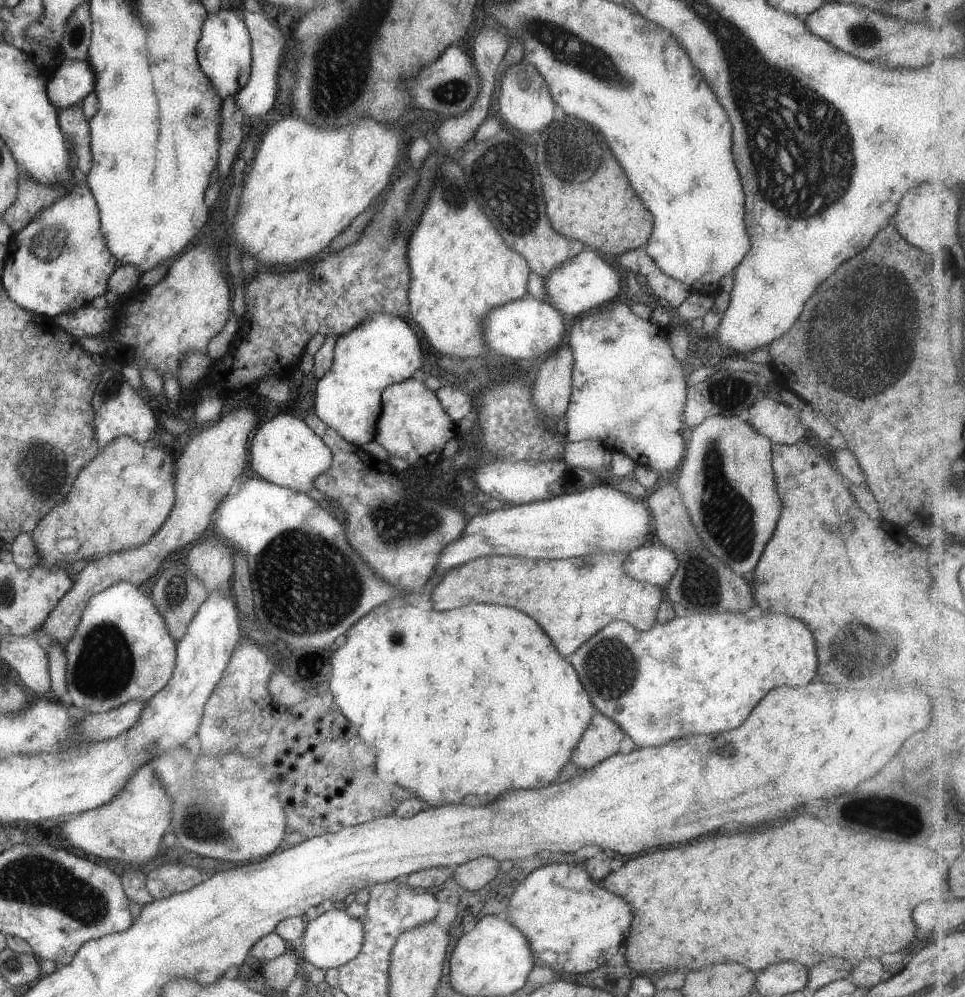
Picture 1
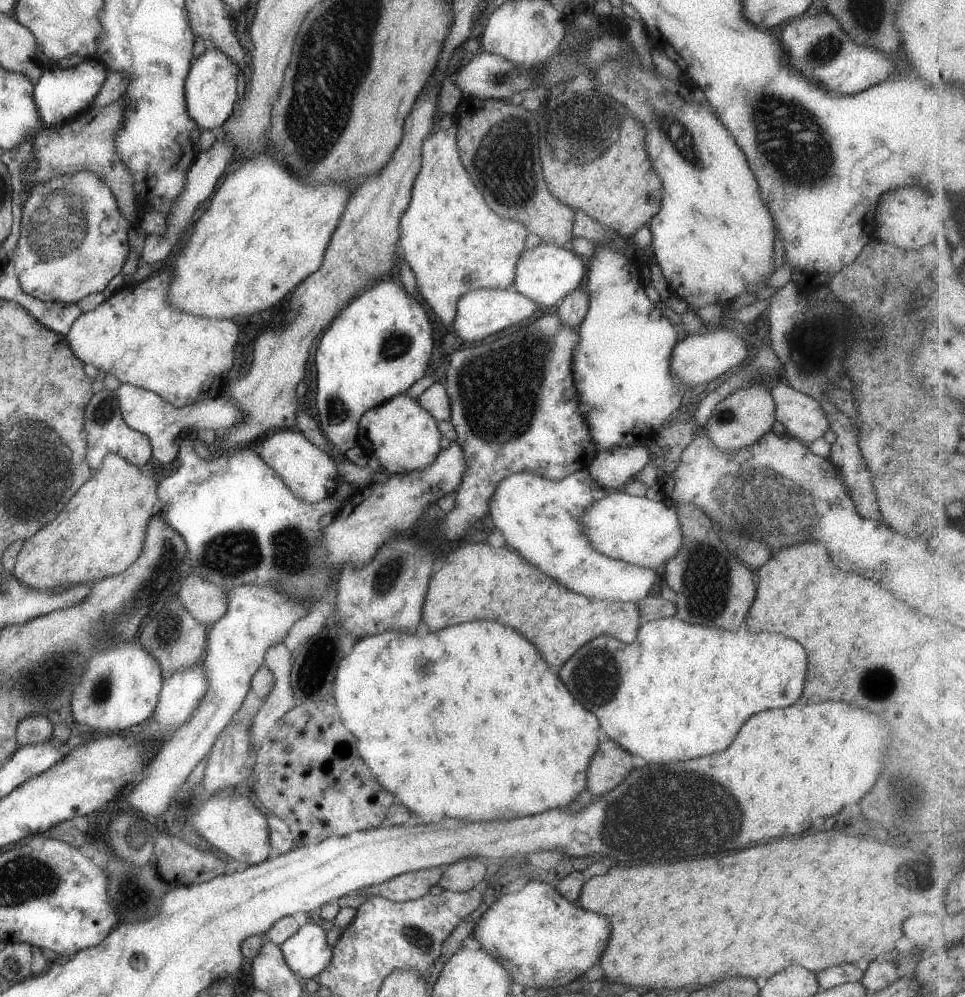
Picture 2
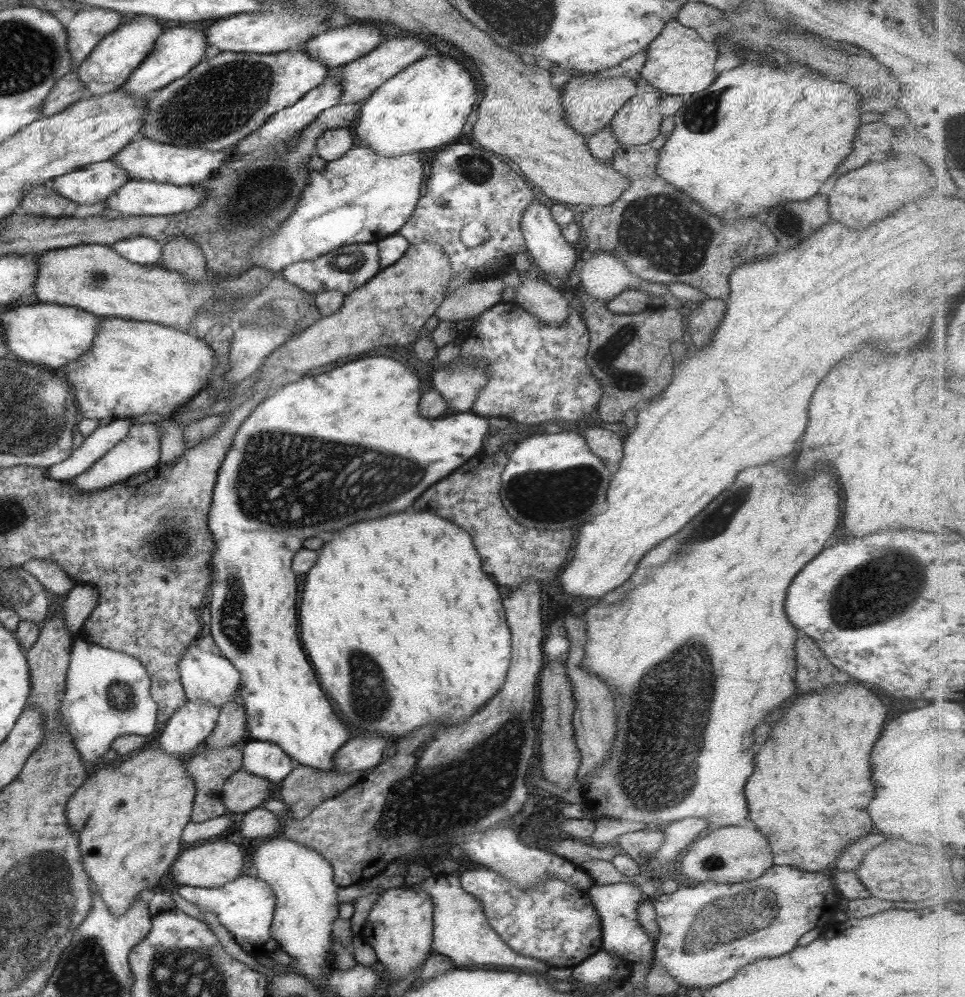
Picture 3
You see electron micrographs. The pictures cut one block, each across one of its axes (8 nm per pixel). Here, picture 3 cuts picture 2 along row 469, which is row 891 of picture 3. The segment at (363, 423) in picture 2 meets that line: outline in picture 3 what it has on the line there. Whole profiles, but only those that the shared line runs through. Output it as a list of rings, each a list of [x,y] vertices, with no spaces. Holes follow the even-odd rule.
[[[405,885],[381,890],[379,899],[369,910],[367,918],[360,928],[359,937],[365,944],[373,948],[376,960],[381,962],[383,968],[387,970],[391,981],[402,980],[407,975],[410,975],[432,954],[432,910],[433,903],[431,903],[431,897],[427,893],[423,893],[423,891],[417,892],[417,889],[412,889]]]

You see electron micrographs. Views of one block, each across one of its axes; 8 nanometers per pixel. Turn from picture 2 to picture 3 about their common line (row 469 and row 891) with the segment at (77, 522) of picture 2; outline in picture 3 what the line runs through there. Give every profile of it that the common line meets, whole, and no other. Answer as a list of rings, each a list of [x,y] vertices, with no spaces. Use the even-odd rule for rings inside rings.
[[[151,742],[143,750],[123,757],[116,763],[108,763],[89,774],[86,780],[65,803],[64,816],[67,825],[77,831],[79,855],[91,887],[99,893],[109,913],[117,917],[131,905],[143,889],[157,889],[159,880],[170,868],[181,850],[183,827],[190,821],[195,784],[186,772],[185,758],[169,756]]]

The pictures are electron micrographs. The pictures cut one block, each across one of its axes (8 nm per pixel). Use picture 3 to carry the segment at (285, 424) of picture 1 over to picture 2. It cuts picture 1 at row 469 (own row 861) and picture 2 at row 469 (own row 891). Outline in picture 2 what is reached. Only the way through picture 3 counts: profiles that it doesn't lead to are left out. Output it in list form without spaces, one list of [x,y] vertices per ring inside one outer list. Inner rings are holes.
[[[294,429],[276,430],[265,438],[259,446],[259,458],[277,473],[283,484],[293,496],[303,502],[313,504],[330,497],[339,486],[340,476],[333,458],[325,454],[318,446],[309,442],[300,431]]]

